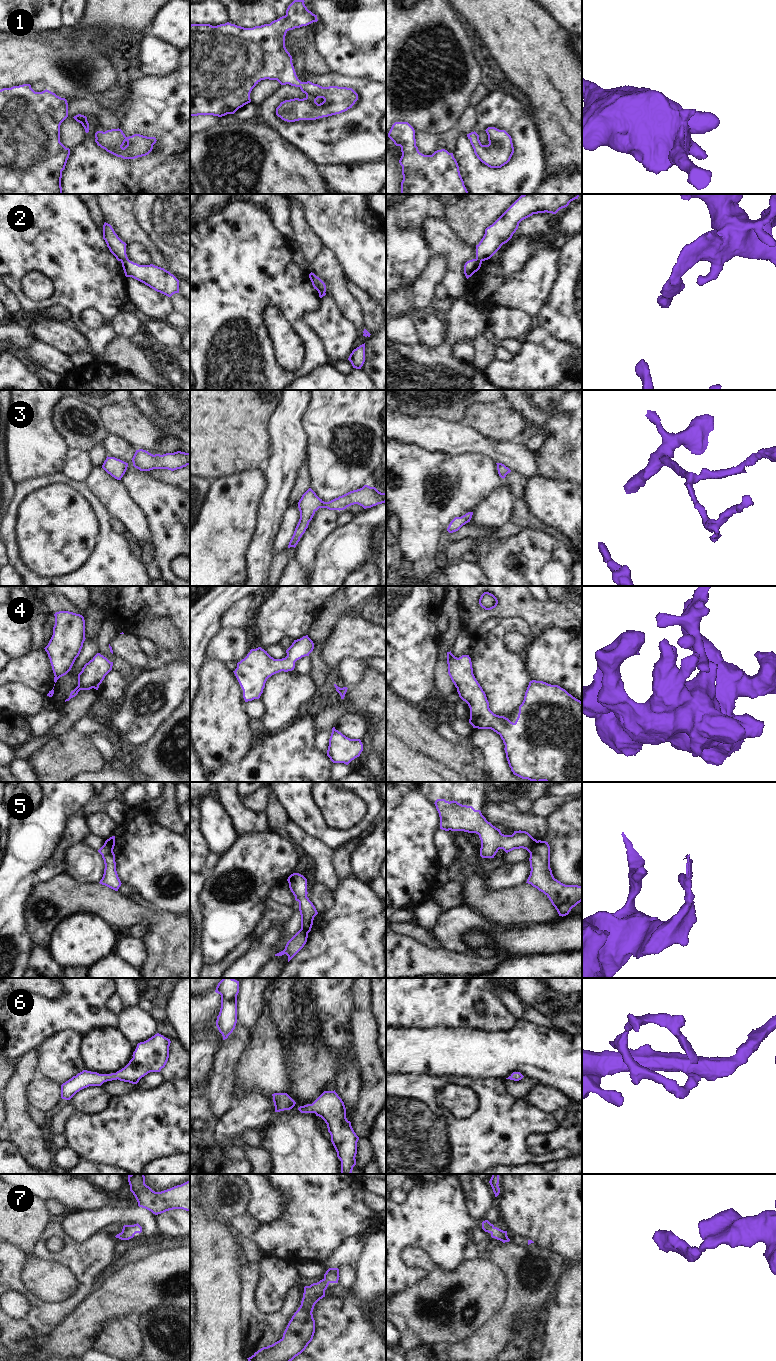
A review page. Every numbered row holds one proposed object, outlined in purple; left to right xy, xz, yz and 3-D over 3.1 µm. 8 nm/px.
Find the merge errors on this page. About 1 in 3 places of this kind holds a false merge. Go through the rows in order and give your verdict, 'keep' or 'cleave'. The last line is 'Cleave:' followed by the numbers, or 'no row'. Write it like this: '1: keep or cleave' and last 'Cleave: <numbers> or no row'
1: keep
2: cleave
3: keep
4: keep
5: cleave
6: keep
7: keep
Cleave: 2, 5

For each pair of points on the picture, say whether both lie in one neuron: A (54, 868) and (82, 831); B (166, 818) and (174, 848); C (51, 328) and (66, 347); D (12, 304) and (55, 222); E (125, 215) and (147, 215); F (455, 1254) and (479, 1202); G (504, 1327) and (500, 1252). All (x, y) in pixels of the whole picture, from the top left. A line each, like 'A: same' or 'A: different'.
A: same
B: different
C: same
D: different
E: different
F: different
G: same

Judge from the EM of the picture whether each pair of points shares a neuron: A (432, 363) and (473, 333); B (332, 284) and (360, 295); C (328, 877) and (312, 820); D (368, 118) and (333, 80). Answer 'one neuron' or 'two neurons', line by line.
A: one neuron
B: two neurons
C: two neurons
D: one neuron

